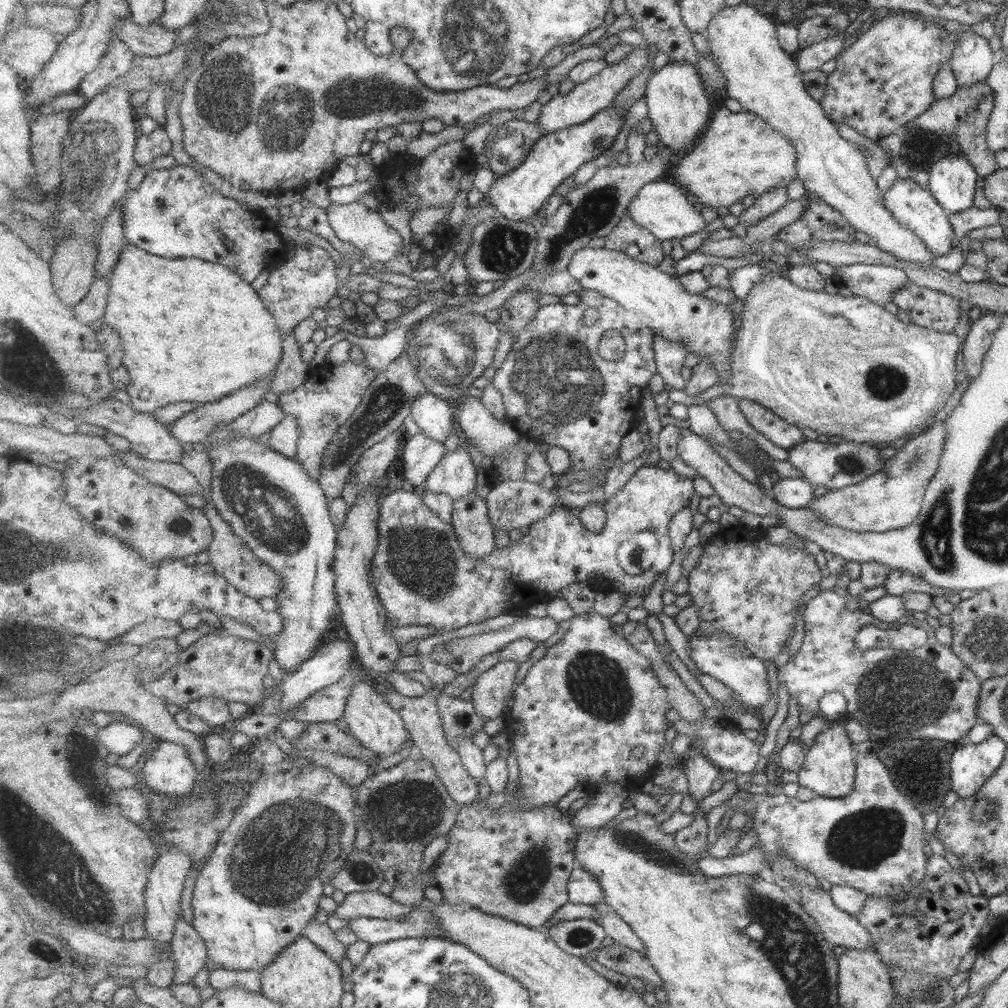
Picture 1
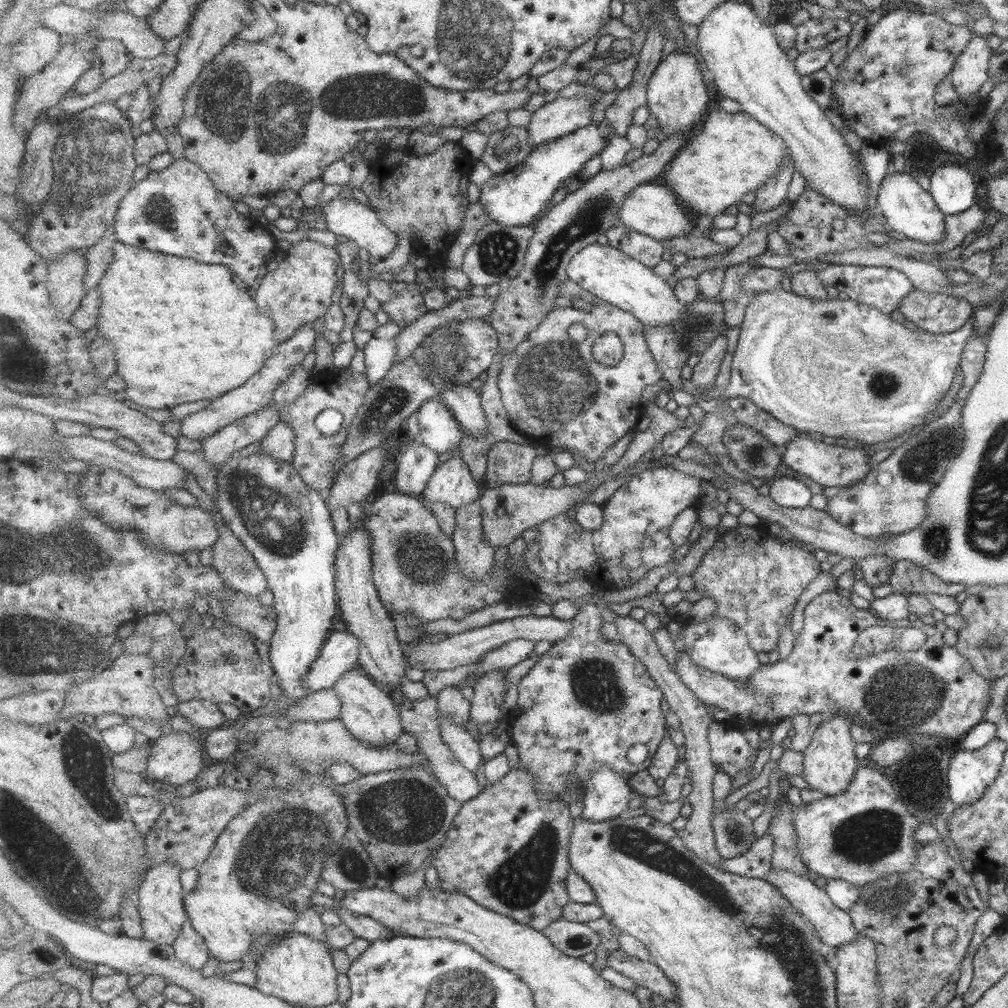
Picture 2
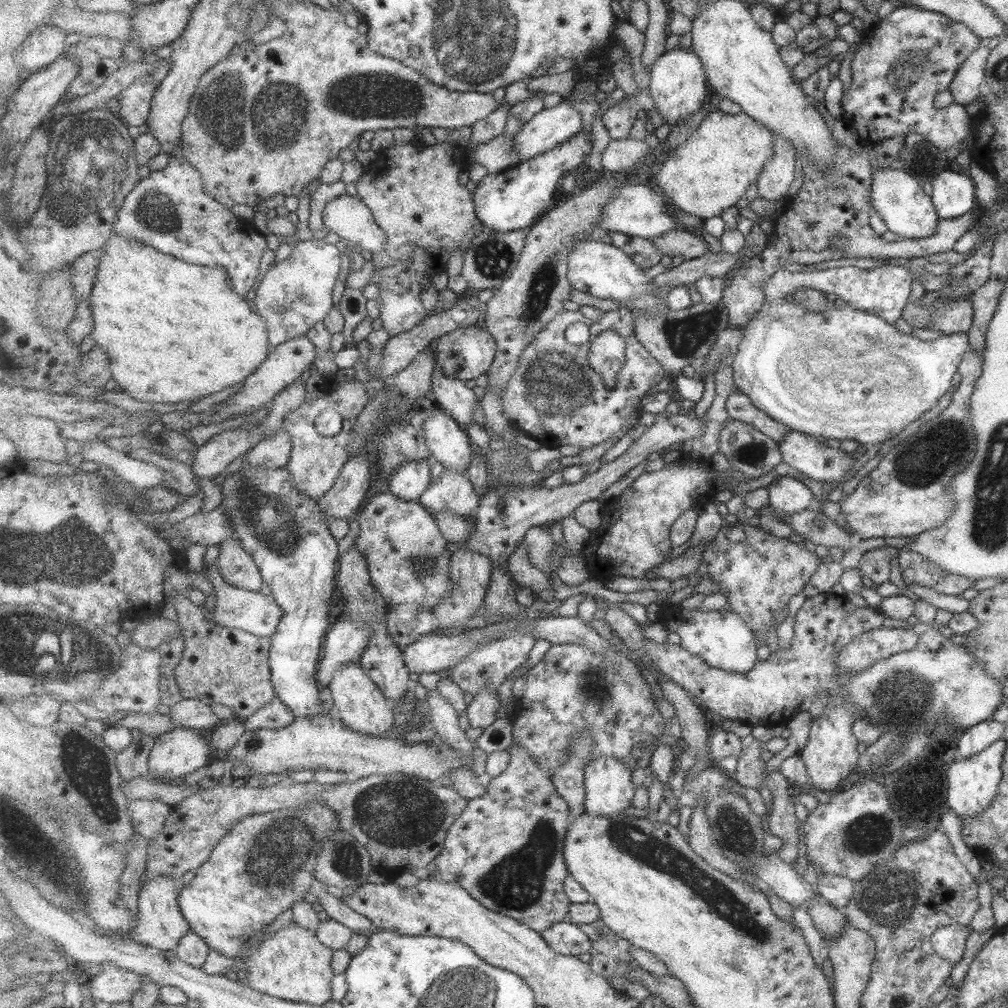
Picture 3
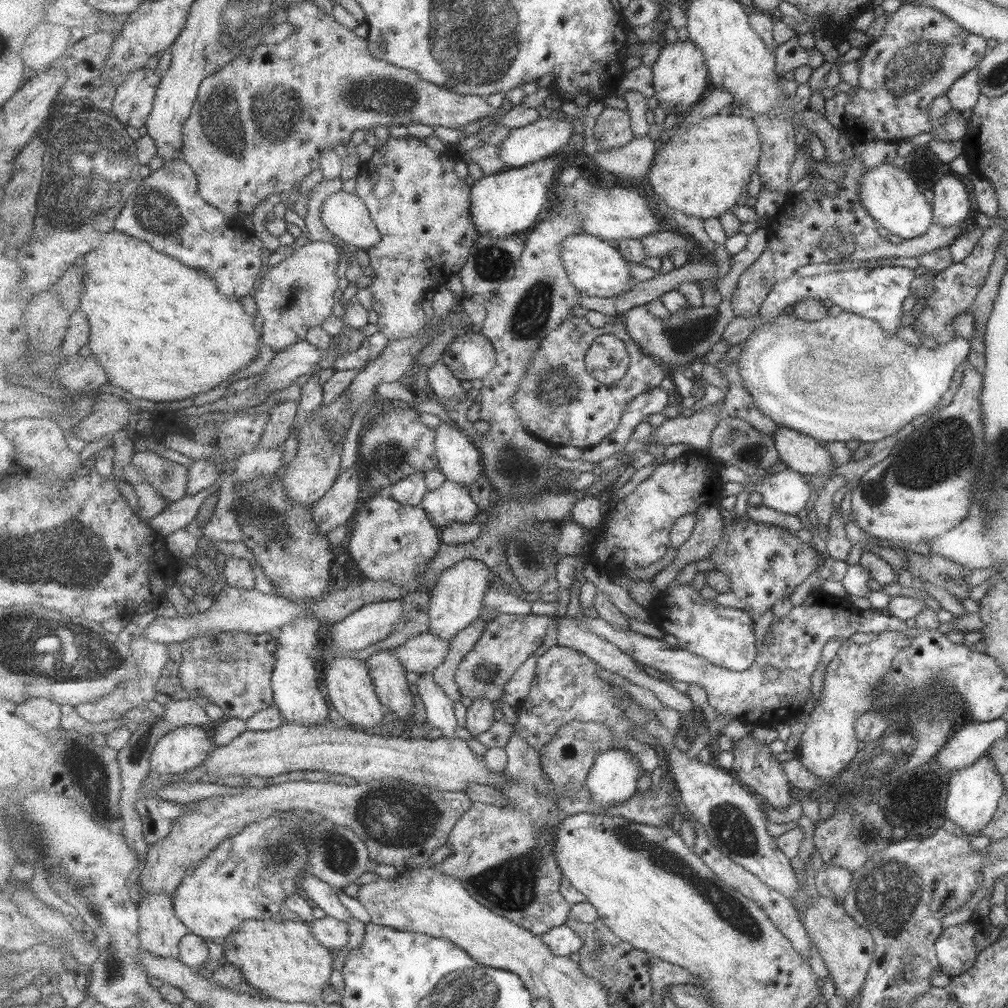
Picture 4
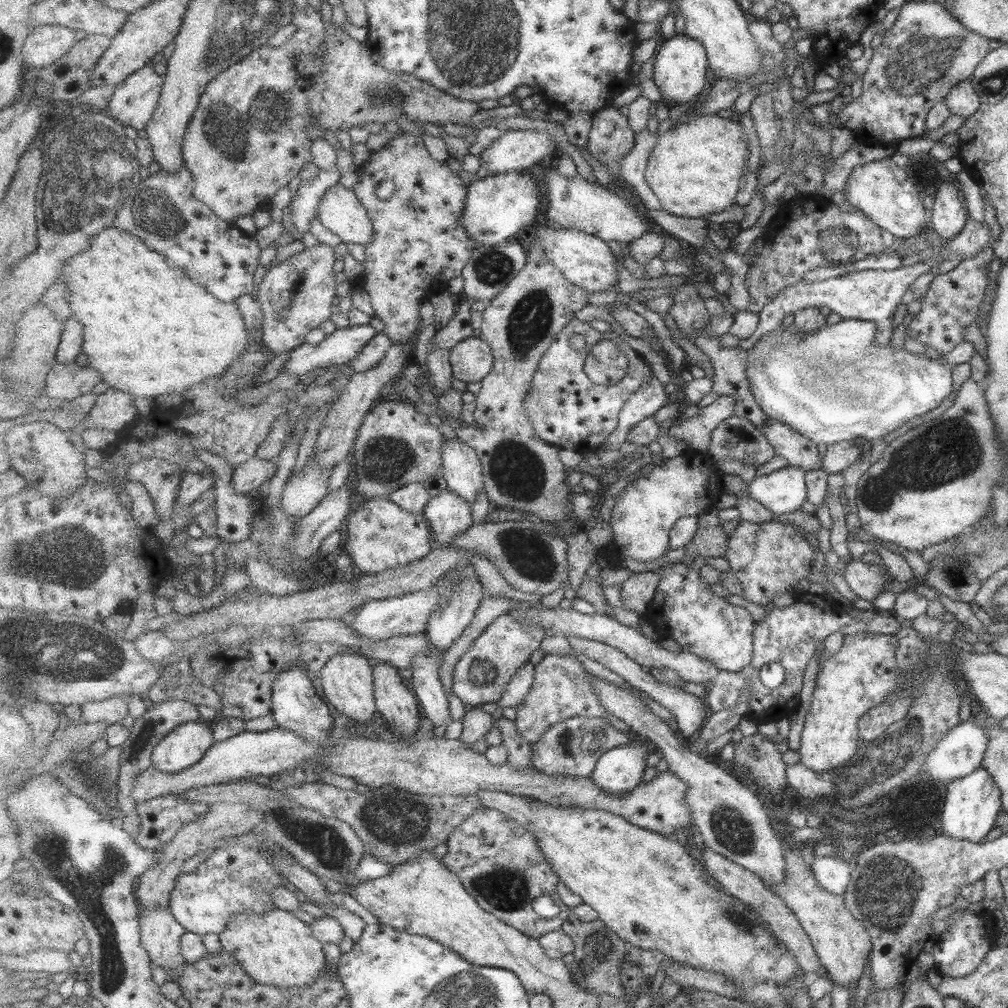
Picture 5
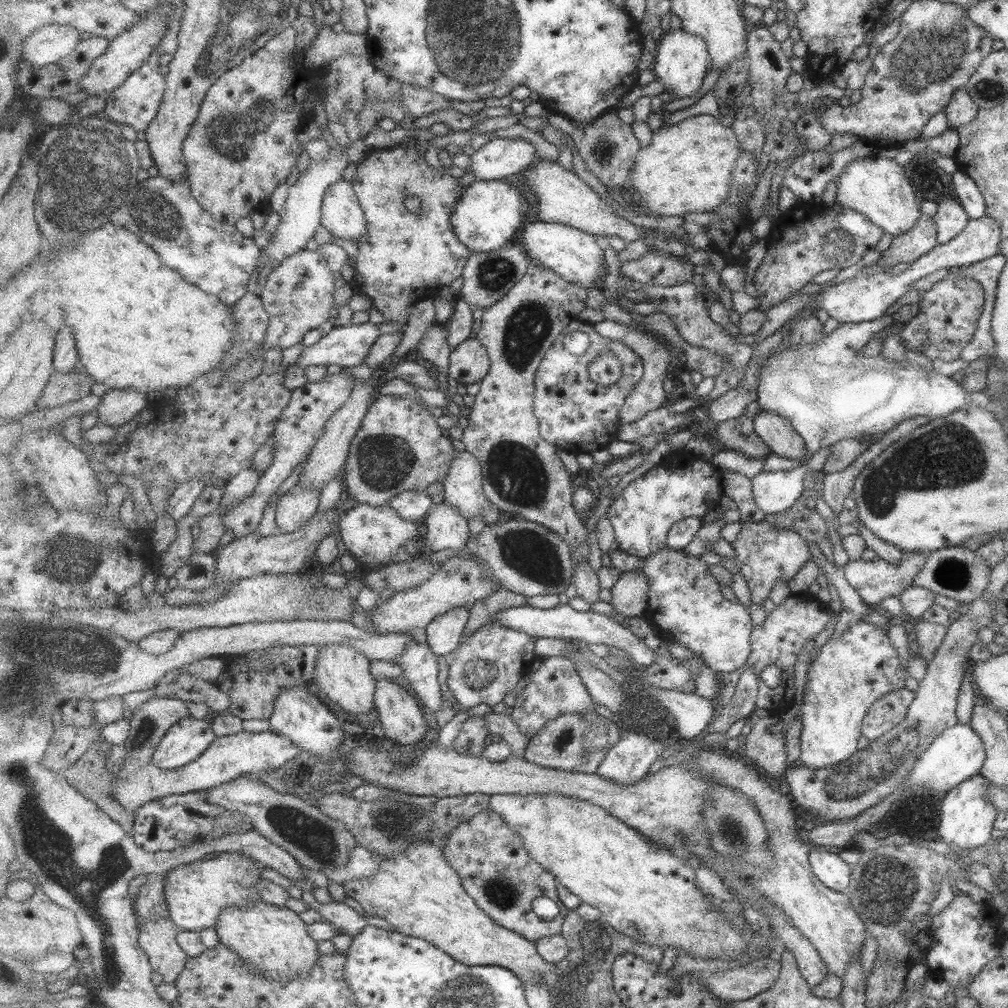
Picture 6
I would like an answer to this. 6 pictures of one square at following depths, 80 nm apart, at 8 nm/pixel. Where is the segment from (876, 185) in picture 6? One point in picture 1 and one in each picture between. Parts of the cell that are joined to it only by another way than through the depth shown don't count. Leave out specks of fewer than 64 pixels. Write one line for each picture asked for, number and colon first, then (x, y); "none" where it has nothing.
1: (912, 207)
2: (908, 210)
3: (897, 199)
4: (893, 202)
5: (880, 189)

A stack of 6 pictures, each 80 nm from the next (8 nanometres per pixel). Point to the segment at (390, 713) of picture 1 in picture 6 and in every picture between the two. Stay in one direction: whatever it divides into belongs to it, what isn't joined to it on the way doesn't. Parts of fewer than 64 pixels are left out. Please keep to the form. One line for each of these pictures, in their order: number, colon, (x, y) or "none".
2: (371, 714)
3: (361, 705)
4: (351, 690)
5: (348, 680)
6: (342, 673)

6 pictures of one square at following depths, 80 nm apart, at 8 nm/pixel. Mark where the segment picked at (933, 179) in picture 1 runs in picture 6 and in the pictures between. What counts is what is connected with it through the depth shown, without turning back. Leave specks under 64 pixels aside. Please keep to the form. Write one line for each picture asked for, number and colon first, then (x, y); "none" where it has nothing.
2: (953, 188)
3: (953, 192)
4: (950, 202)
5: (948, 217)
6: (950, 219)

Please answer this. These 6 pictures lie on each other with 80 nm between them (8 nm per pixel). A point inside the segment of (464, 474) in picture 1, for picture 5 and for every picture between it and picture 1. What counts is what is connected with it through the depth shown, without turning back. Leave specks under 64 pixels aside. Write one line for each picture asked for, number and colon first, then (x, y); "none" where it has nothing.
2: (453, 482)
3: (452, 491)
4: (451, 502)
5: (448, 514)

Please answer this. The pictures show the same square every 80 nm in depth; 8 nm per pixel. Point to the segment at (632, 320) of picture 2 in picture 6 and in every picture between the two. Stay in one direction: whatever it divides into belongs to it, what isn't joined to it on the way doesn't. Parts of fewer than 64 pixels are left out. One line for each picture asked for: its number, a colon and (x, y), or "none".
3: (555, 396)
4: (562, 404)
5: (570, 411)
6: (578, 415)

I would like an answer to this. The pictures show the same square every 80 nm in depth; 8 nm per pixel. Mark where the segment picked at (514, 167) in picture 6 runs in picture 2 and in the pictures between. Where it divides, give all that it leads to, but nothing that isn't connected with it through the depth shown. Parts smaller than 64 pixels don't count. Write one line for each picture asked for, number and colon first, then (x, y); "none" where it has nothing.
2: (558, 118)
3: (553, 126)
4: (523, 146)
5: (515, 151)

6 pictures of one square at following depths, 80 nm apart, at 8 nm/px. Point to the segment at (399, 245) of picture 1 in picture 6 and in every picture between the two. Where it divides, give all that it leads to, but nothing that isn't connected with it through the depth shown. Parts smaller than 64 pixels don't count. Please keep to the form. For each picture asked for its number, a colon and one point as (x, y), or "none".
2: (362, 224)
3: (347, 216)
4: (345, 215)
5: (341, 211)
6: (343, 216)

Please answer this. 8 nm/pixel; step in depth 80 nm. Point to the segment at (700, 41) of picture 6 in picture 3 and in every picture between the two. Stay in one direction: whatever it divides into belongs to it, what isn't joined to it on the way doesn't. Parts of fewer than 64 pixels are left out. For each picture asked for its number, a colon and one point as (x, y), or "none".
3: (679, 84)
4: (680, 76)
5: (681, 71)

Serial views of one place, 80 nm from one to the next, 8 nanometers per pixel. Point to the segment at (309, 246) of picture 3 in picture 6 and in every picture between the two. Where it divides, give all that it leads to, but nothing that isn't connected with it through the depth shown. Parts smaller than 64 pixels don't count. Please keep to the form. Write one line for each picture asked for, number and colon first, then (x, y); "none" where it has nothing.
4: (297, 295)
5: (297, 296)
6: (298, 294)

